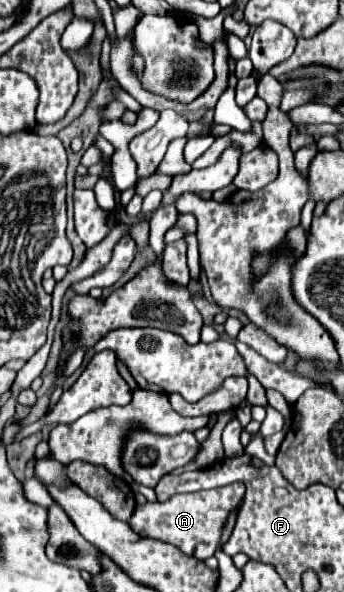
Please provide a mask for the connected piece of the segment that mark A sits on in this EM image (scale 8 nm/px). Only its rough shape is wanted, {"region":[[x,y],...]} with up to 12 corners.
{"region":[[242,482],[136,506],[130,526],[206,560]]}

